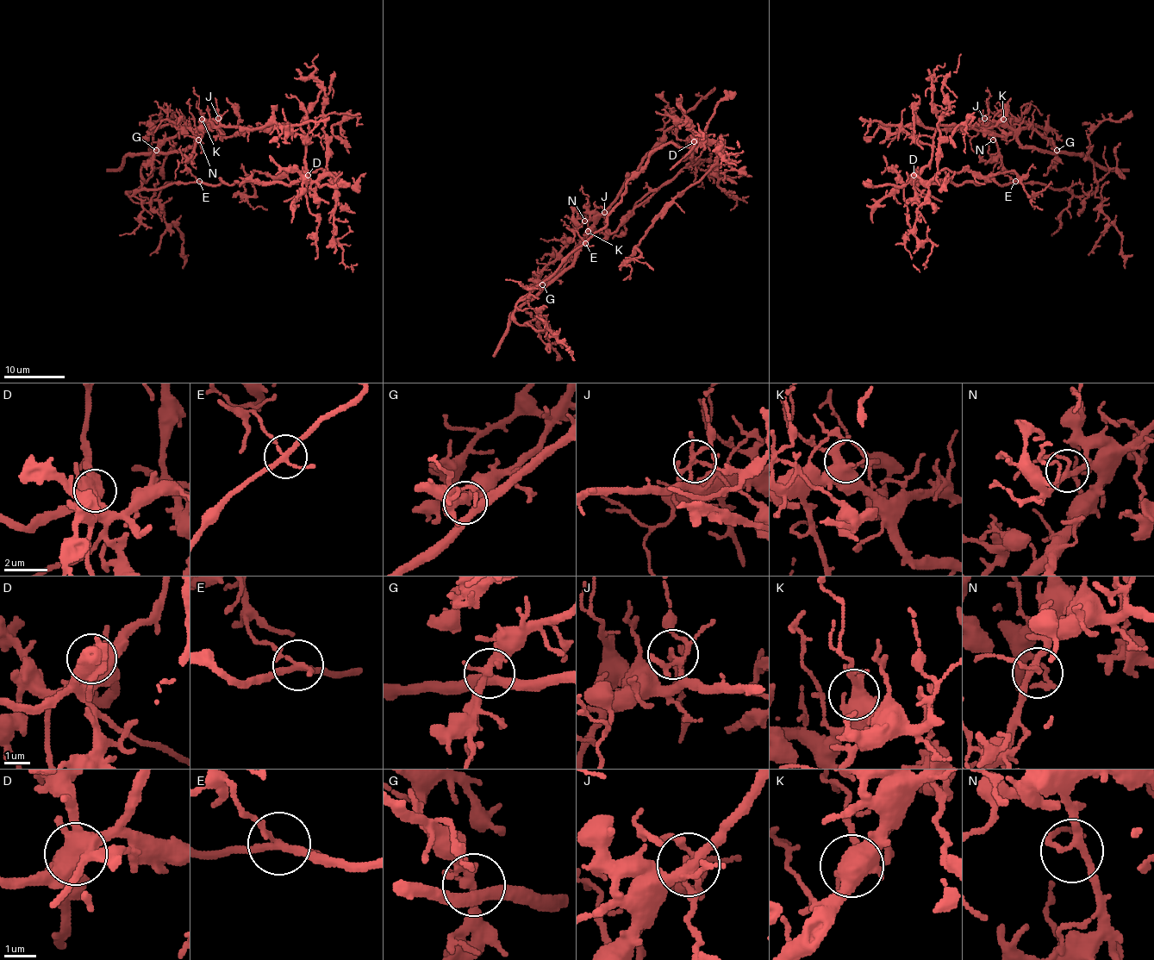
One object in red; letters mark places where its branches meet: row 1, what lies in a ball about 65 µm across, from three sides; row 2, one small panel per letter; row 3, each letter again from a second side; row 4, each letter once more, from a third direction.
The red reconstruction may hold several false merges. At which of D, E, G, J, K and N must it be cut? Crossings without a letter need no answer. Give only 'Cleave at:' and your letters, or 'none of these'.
Cleave at: E, J

